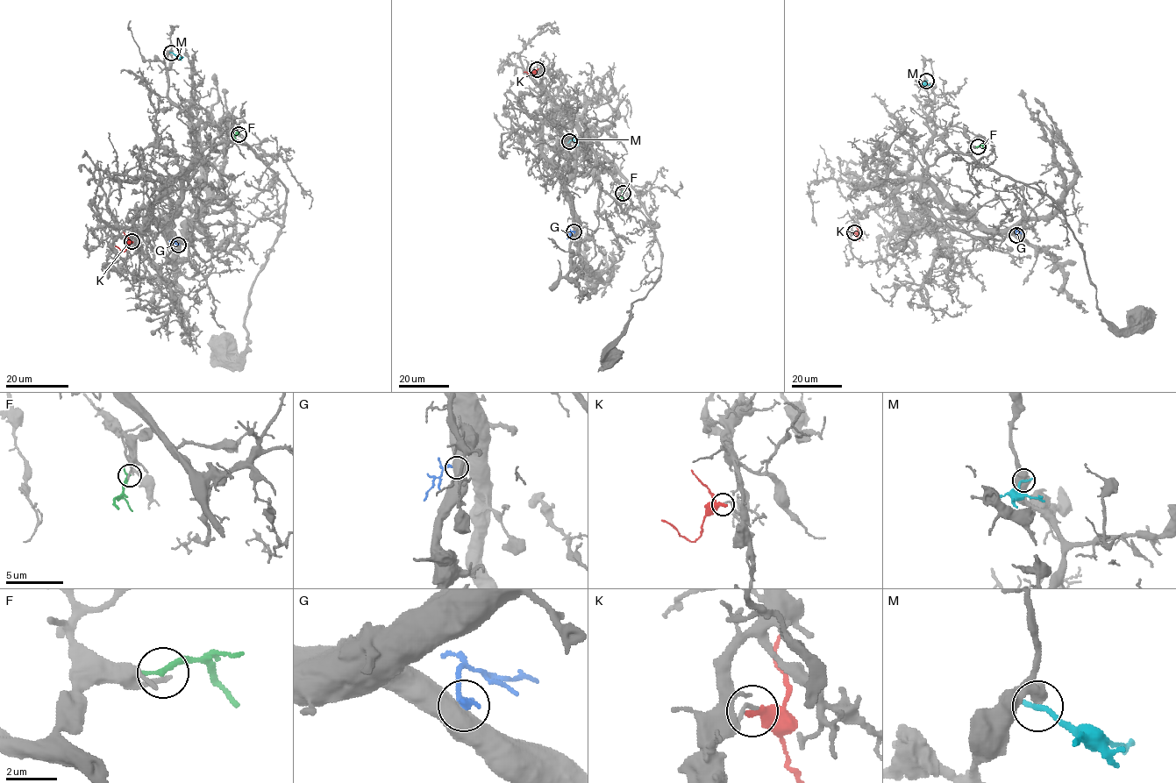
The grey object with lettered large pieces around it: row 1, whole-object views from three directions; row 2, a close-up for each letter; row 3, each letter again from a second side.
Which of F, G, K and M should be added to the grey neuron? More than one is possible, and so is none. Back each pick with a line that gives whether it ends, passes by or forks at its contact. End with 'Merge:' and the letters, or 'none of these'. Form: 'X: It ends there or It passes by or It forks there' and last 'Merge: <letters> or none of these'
Merge: none of these

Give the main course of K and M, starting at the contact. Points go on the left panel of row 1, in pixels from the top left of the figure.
K: (131, 242), (124, 252), (115, 245)
M: (171, 53), (182, 58)

